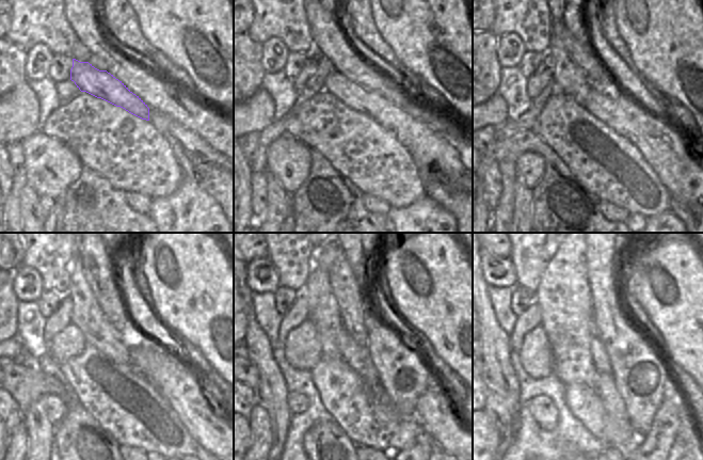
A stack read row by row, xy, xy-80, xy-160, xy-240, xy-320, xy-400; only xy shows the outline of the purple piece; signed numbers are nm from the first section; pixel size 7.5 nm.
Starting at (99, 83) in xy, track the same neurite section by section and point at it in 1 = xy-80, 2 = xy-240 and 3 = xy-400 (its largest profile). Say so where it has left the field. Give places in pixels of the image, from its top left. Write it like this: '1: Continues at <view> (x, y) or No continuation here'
1: Continues at xy-80 (436, 160)
2: Continues at xy-240 (184, 390)
3: Continues at xy-400 (689, 437)

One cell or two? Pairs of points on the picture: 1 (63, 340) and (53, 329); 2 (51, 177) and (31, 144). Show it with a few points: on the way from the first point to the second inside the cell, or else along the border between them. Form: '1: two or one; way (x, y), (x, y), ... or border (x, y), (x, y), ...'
1: two; border (70, 322), (47, 342)
2: one; way (45, 169), (45, 162), (37, 153)

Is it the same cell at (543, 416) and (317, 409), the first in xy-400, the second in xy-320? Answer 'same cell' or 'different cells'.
different cells

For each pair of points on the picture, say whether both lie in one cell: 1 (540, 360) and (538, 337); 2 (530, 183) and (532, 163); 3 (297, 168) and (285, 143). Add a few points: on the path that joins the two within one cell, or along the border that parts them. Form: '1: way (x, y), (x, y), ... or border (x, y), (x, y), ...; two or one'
1: way (538, 354), (538, 343); one
2: way (530, 178), (531, 168); one
3: way (290, 161), (286, 156), (286, 149); one

